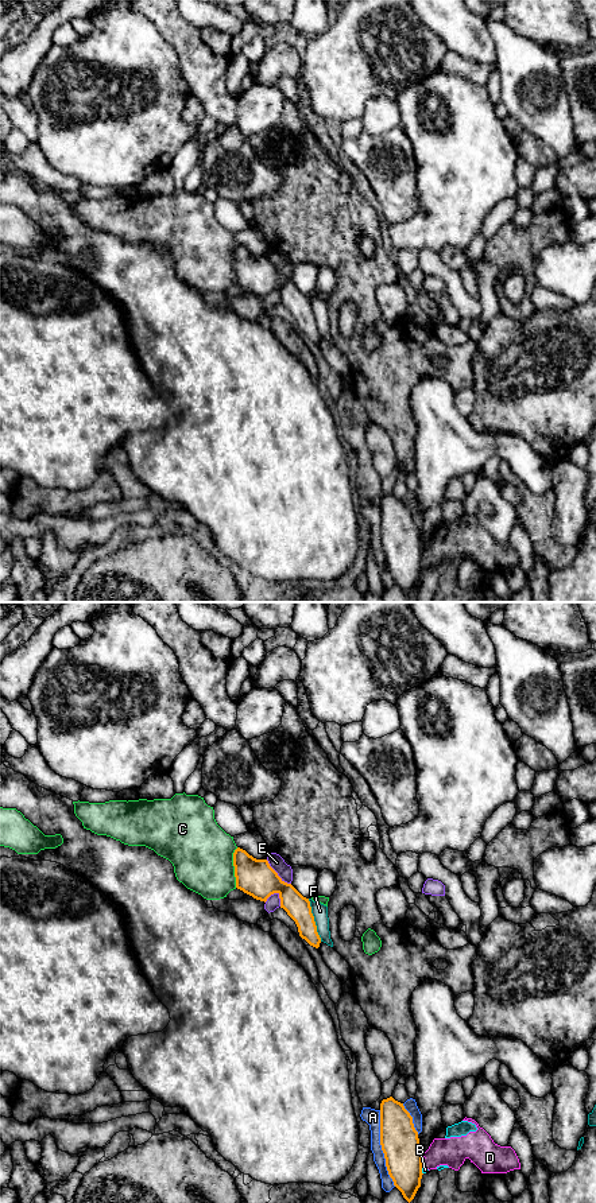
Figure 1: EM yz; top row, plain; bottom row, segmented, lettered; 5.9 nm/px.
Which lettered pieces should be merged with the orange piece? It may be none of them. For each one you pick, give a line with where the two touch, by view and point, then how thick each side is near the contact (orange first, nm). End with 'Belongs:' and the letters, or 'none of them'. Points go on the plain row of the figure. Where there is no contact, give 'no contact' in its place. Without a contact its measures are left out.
Belongs: none of them

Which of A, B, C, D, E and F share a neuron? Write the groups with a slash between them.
A / B D / C / E / F

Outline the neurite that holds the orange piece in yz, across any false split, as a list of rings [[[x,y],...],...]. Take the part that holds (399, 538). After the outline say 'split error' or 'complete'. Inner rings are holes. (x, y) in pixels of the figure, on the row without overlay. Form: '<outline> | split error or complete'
[[[392,493],[380,500],[380,542],[394,582],[410,599],[421,583],[423,548],[413,513]]] | complete

